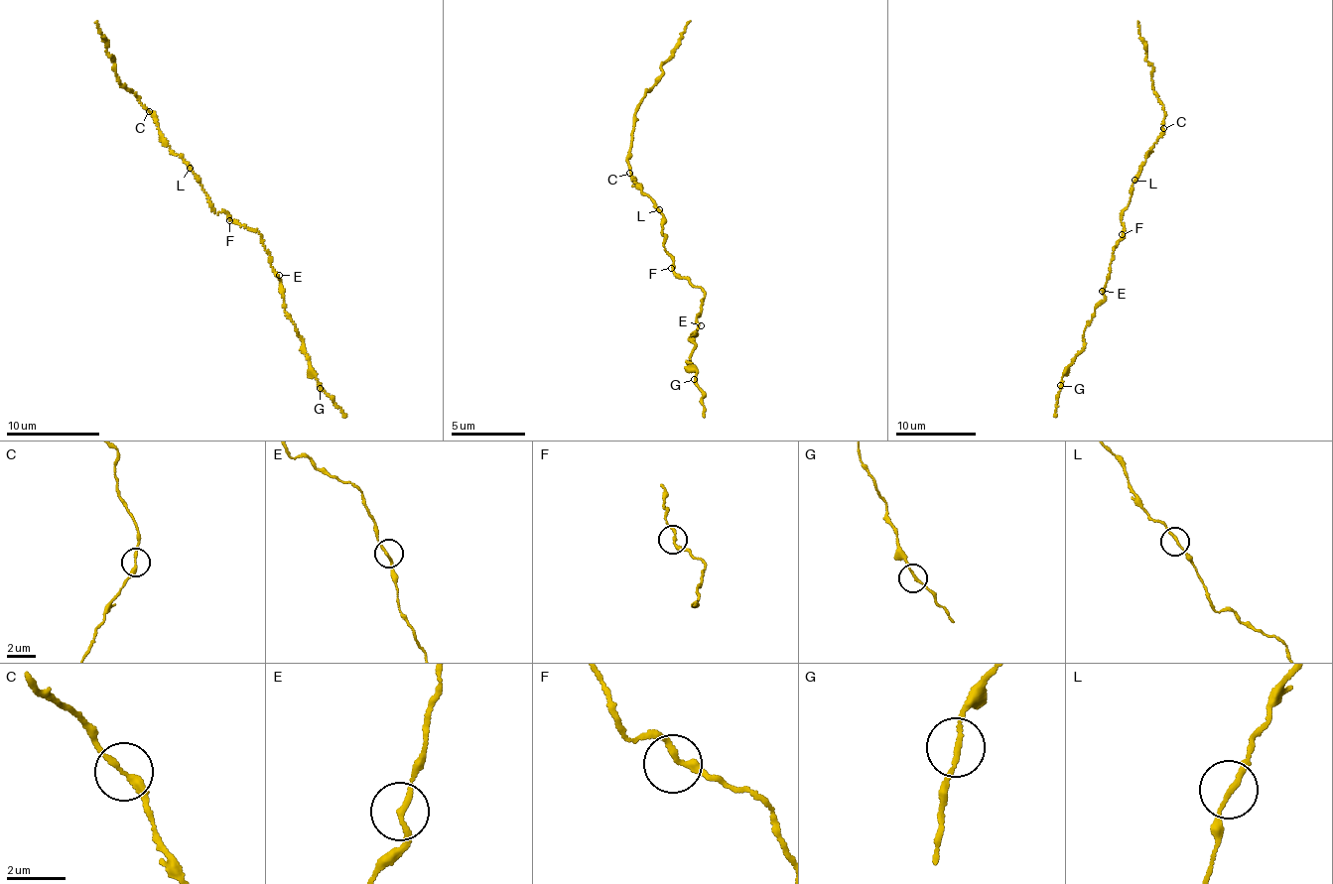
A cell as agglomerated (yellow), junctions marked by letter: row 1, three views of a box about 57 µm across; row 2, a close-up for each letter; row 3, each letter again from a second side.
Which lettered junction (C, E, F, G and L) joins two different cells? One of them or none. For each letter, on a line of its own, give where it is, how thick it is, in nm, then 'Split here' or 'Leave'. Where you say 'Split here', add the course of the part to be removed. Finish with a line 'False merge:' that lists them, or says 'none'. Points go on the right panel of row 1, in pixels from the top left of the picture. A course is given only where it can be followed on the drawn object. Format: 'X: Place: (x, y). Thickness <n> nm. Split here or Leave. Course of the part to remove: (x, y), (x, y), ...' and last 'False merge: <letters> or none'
C: Place: (1163, 128). Thickness 220 nm. Leave
E: Place: (1102, 291). Thickness 160 nm. Leave
F: Place: (1122, 234). Thickness 200 nm. Leave
G: Place: (1060, 385). Thickness 140 nm. Leave
L: Place: (1134, 180). Thickness 160 nm. Leave
False merge: none

